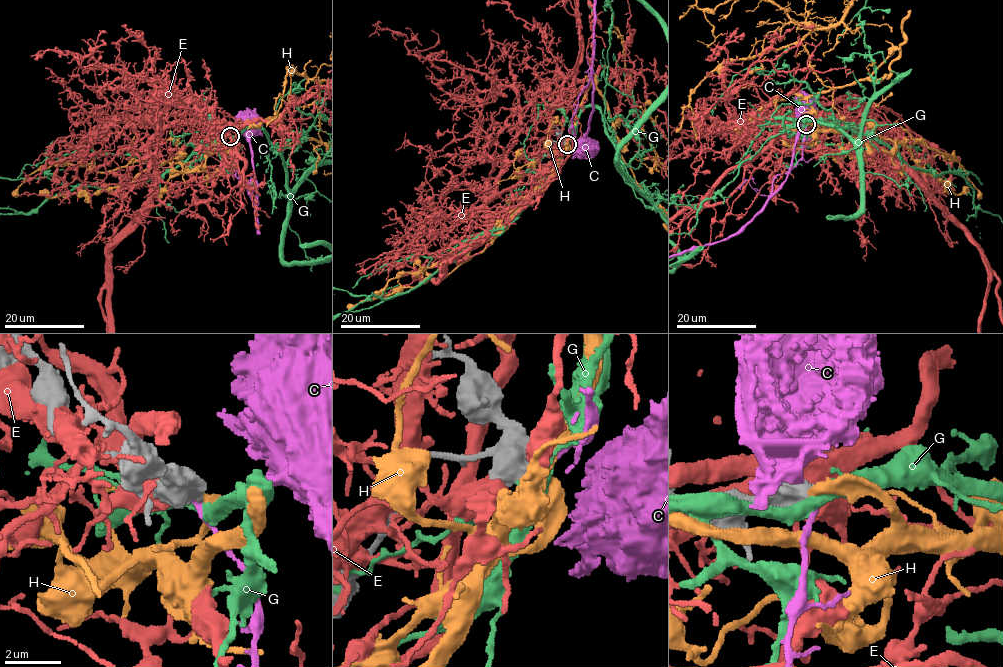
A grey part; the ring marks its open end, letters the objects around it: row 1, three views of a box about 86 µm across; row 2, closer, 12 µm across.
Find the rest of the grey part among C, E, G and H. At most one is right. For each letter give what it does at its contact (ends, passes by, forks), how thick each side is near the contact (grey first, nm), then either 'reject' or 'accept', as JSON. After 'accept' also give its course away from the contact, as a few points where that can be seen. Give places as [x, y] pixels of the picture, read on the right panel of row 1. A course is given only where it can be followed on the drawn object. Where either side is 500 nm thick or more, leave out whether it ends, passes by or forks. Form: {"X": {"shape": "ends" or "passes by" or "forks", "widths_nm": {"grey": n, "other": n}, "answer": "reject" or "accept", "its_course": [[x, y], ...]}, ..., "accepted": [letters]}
{"C": {"widths_nm": {"grey": 800, "other": 220}, "answer": "reject"}, "E": {"widths_nm": {"grey": 800, "other": 800}, "answer": "reject"}, "G": {"widths_nm": {"grey": 800, "other": 320}, "answer": "reject"}, "H": {"widths_nm": {"grey": 800, "other": 280}, "answer": "accept"}, "accepted": ["H"]}

